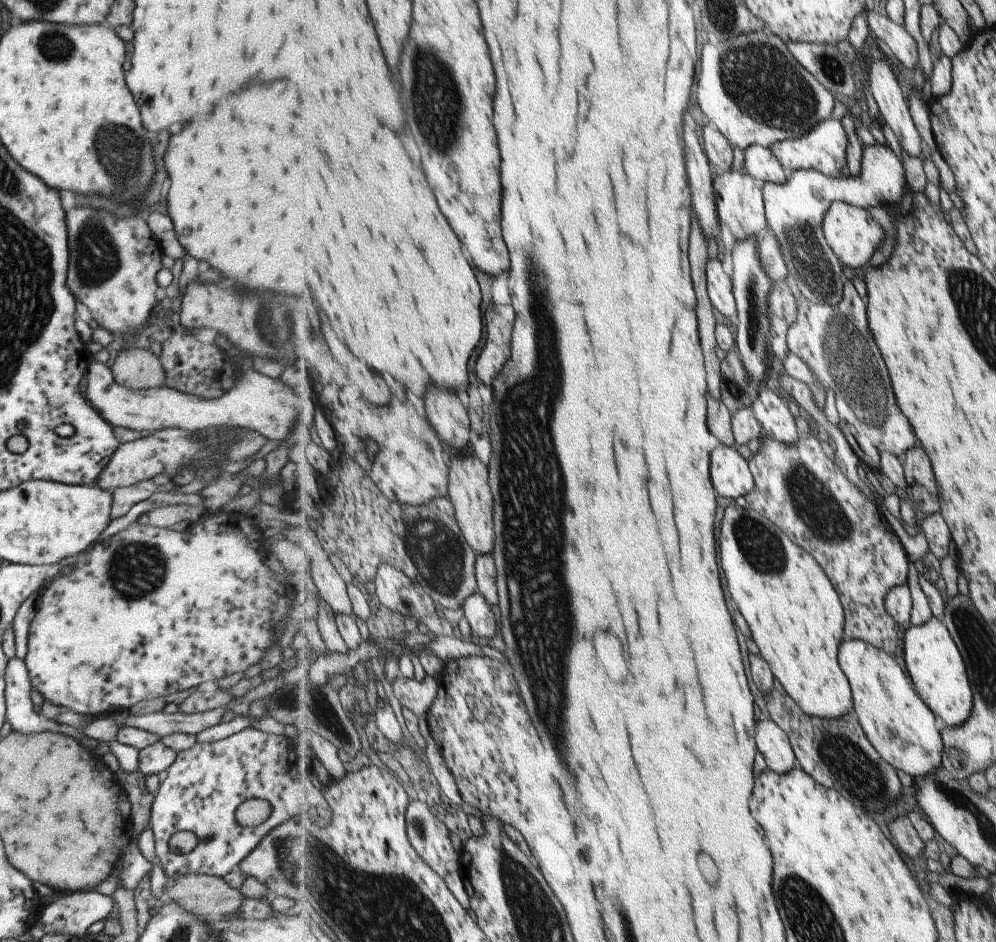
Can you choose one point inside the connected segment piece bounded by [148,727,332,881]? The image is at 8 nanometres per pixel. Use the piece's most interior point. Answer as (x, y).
(206, 782)

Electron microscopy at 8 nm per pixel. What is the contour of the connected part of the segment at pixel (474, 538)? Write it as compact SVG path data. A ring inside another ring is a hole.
M469 452L461 453L451 466L448 498L455 508L455 520L461 530L462 540L473 548L476 555L493 553L495 549L494 498L489 486L489 466Z

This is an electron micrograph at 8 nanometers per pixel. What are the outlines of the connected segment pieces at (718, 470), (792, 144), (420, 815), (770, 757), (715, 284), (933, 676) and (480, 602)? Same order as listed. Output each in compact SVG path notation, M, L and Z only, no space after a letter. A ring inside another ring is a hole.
M721 444L715 450L711 460L711 476L715 488L725 498L746 498L756 488L750 464L739 454L736 447L727 444Z
M831 117L815 126L815 129L808 135L777 142L771 148L789 173L803 169L815 169L827 176L841 178L847 168L847 146L849 146L849 138L847 138L847 132L845 132L841 120L837 121Z
M411 800L409 808L407 808L407 830L409 831L410 842L419 856L427 862L439 876L445 876L449 872L460 873L461 865L461 849L453 846L451 842L451 832L454 830L446 816L435 810L430 804L420 802L419 800Z
M761 720L759 722L759 750L765 754L765 760L767 760L769 768L779 772L779 774L786 774L799 766L789 735L781 726L777 726L773 720Z
M713 258L707 264L707 288L714 308L727 319L735 321L738 304L735 300L732 278L723 270L721 260Z
M933 616L923 626L912 625L907 629L904 636L904 659L927 706L935 715L943 718L947 726L962 726L969 717L973 698L965 674L962 652L944 622Z
M479 592L467 598L463 604L462 610L464 611L469 628L471 628L472 637L483 637L489 640L492 636L497 634L497 618L493 614L490 621L488 617L491 616L491 606L485 600L485 596L481 596Z

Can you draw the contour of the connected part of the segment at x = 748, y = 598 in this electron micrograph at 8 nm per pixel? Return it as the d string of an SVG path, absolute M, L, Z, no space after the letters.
M748 506L727 508L719 548L729 592L789 697L806 715L839 719L850 714L854 694L840 663L846 614L825 568L769 518Z

